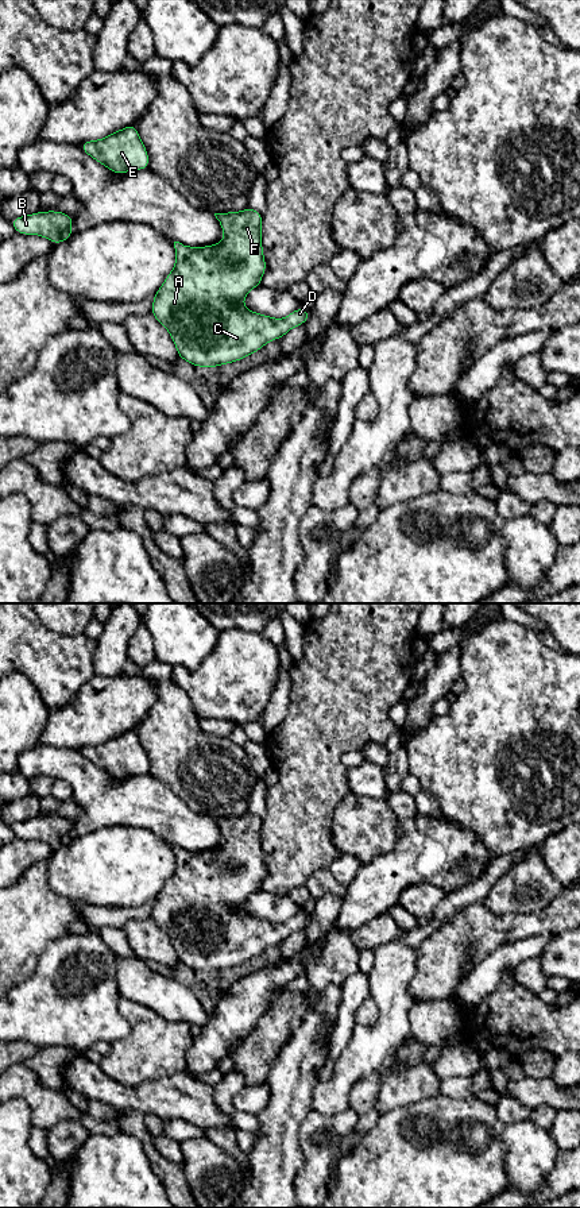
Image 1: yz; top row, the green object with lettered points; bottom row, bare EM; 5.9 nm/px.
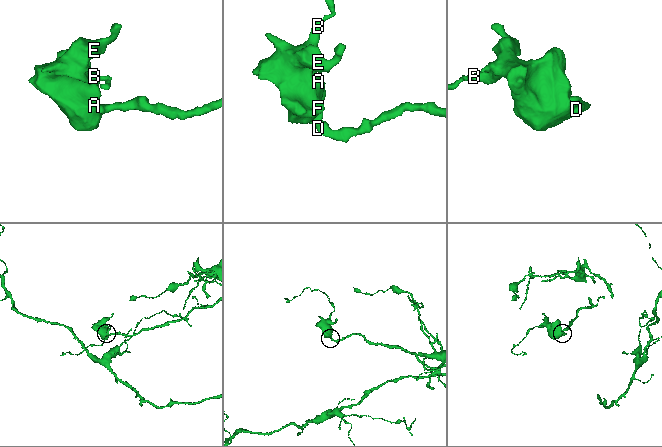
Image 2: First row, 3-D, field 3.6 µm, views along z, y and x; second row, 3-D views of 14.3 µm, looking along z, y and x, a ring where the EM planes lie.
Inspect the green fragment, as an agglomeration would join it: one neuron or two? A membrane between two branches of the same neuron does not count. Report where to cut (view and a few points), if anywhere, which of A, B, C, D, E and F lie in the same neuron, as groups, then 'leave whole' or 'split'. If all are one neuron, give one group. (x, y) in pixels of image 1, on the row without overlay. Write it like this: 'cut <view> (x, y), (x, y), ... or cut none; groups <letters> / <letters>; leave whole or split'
cut none; groups A B C D E F; leave whole

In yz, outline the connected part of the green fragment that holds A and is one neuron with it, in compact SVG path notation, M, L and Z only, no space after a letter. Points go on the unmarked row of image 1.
M247 811L241 817L214 818L225 842L212 850L187 852L174 846L175 871L152 900L151 919L170 937L178 962L196 972L220 972L282 943L291 933L306 929L312 918L299 911L285 923L272 923L243 911L247 898L262 891L267 869L262 850L263 818Z

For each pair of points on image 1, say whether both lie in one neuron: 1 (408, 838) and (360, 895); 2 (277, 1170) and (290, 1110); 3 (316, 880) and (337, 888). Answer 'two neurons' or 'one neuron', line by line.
1: one neuron
2: one neuron
3: one neuron

